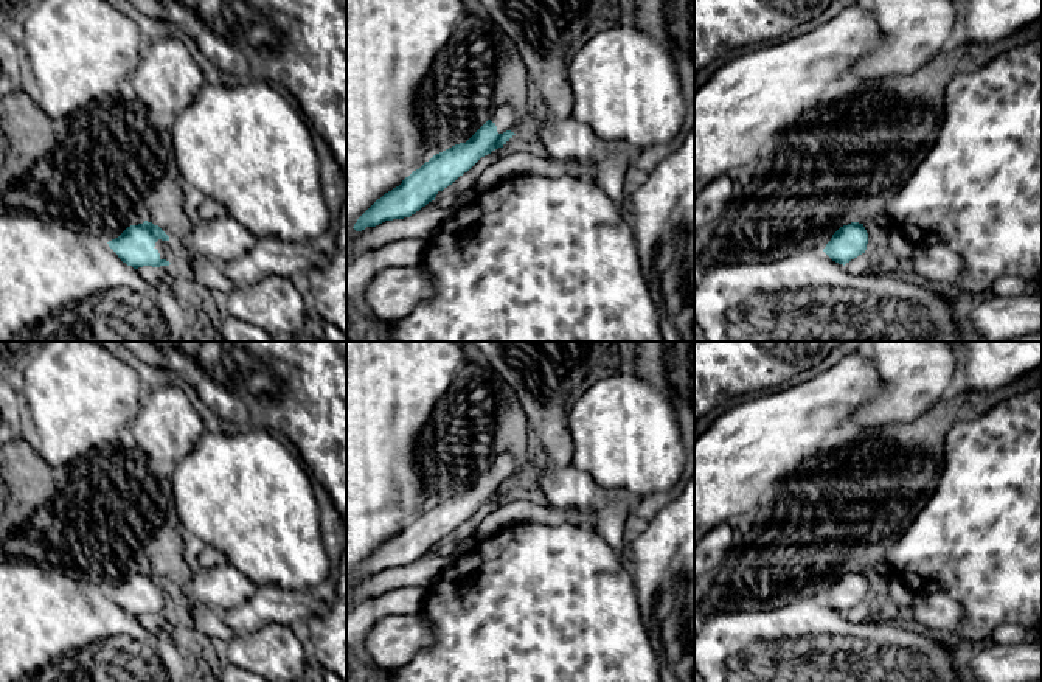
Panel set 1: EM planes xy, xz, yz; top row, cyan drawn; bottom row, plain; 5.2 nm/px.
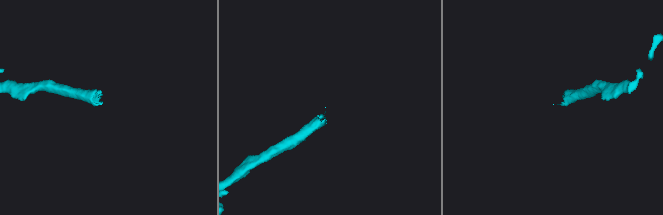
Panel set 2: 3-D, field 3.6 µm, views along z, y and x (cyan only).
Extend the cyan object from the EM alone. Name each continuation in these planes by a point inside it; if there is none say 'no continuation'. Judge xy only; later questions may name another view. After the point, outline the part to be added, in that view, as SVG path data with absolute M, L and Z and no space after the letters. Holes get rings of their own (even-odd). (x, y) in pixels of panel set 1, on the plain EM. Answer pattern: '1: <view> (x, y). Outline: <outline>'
1: xy (165, 595). Outline: M158 587L155 595L160 601L160 607L172 609L172 590Z

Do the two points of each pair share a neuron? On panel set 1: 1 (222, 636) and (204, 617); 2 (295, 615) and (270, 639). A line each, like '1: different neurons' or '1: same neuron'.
1: same neuron
2: different neurons

